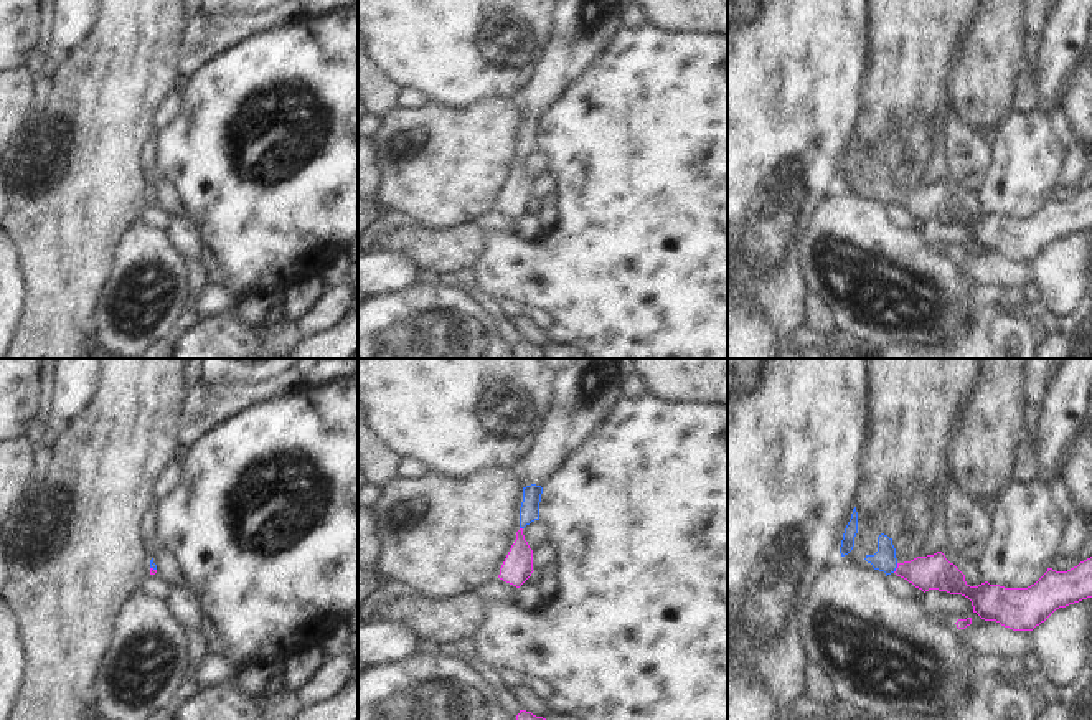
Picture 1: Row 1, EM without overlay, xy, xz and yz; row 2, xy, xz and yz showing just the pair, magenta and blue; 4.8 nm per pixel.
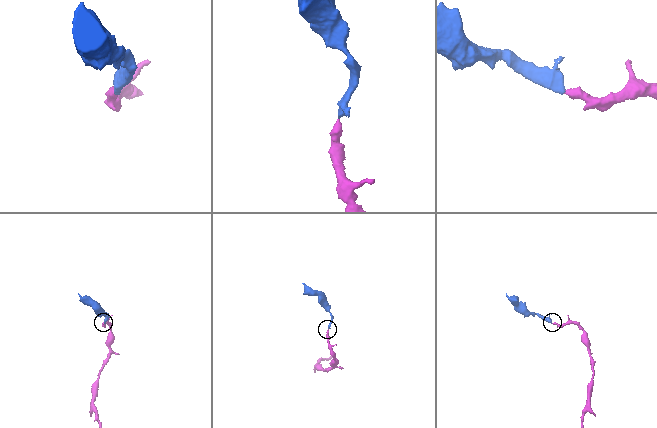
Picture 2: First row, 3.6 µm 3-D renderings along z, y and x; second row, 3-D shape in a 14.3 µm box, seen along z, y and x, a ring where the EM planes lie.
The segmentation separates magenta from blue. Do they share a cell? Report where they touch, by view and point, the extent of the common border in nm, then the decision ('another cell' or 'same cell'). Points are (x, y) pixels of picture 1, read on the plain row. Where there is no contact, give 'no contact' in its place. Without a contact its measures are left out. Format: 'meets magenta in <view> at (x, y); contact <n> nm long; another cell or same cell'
meets magenta in yz at (896, 198); contact 50 nm long; same cell

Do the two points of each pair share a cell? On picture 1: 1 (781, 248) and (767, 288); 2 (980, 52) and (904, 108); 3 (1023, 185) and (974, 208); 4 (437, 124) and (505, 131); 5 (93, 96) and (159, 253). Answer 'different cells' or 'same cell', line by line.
1: same cell
2: different cells
3: different cells
4: same cell
5: different cells

